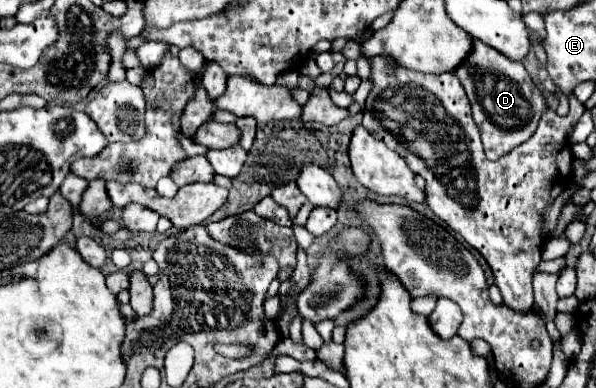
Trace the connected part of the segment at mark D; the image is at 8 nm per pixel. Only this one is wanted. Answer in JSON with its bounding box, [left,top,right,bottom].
[451,39,547,161]

